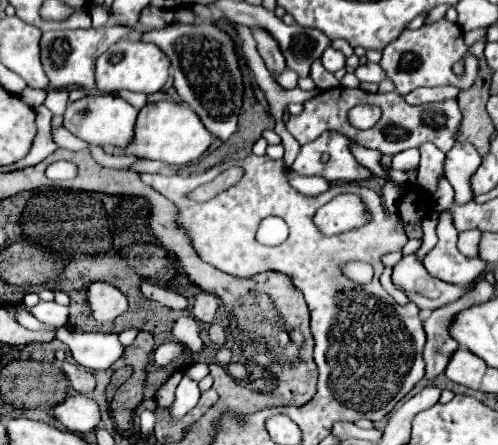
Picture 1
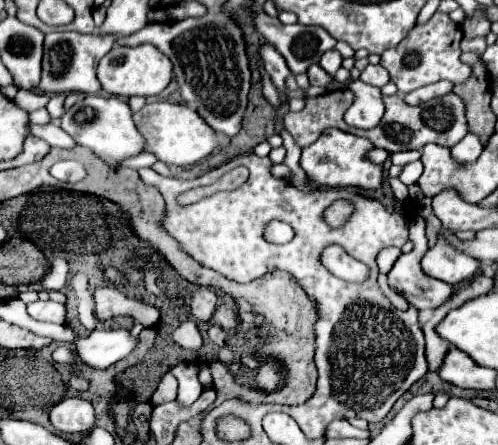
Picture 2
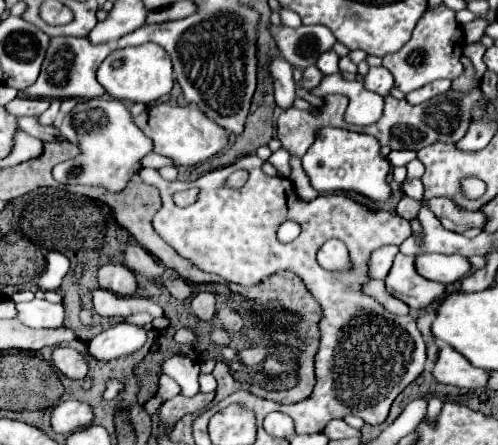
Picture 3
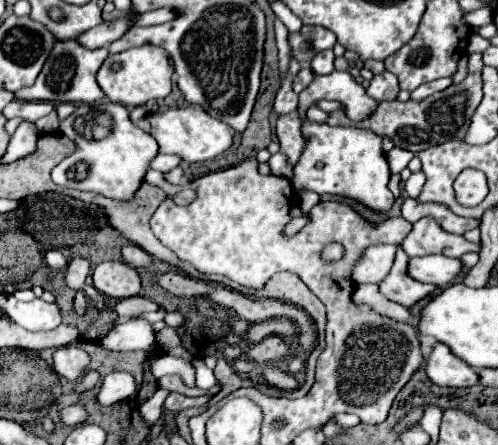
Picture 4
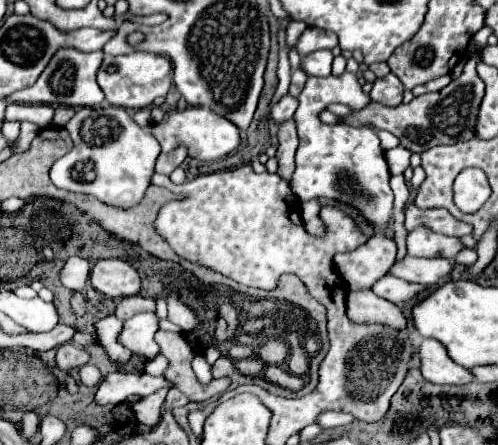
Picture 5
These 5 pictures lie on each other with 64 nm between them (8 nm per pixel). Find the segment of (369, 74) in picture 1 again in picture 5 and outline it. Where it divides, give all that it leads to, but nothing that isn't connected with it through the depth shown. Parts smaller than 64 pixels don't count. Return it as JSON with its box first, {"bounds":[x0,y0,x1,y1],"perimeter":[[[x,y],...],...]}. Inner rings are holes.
{"bounds":[370,74,404,106],"perimeter":[[[388,74],[386,78],[378,78],[372,86],[370,98],[380,104],[400,106],[402,98],[404,98],[404,84],[400,84],[400,80],[394,74]]]}

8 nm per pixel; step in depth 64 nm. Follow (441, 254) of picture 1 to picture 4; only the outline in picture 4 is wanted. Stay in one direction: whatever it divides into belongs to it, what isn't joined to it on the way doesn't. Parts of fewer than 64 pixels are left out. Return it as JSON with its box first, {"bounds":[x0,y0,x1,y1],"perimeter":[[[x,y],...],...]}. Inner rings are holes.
{"bounds":[408,256,462,286],"perimeter":[[[422,256],[408,260],[408,276],[420,282],[444,286],[462,268],[462,262],[448,256]]]}

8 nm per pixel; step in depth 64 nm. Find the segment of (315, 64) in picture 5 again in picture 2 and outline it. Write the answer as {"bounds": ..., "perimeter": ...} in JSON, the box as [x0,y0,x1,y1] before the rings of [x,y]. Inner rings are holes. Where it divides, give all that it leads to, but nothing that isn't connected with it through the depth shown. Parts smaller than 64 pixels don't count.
{"bounds":[320,50,342,76],"perimeter":[[[328,50],[328,52],[324,52],[322,58],[320,58],[320,66],[322,66],[330,76],[336,74],[336,70],[340,68],[340,64],[342,64],[342,56],[340,56],[336,50]]]}

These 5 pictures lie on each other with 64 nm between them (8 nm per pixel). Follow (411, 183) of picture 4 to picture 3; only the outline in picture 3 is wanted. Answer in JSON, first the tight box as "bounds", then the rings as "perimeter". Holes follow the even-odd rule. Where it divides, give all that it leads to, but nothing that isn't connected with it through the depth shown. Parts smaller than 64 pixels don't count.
{"bounds":[402,178,422,200],"perimeter":[[[410,178],[410,180],[406,180],[406,182],[402,184],[402,188],[404,188],[404,194],[406,194],[406,196],[416,198],[416,200],[422,198],[422,180],[420,180],[420,178]]]}

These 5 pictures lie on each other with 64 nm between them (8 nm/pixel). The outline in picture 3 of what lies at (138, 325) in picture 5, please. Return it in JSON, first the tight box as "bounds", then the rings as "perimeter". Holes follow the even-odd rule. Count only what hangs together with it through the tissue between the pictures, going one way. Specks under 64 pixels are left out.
{"bounds":[88,322,148,360],"perimeter":[[[122,322],[104,330],[88,342],[88,352],[98,360],[112,360],[140,350],[148,340],[148,330],[136,324]]]}

